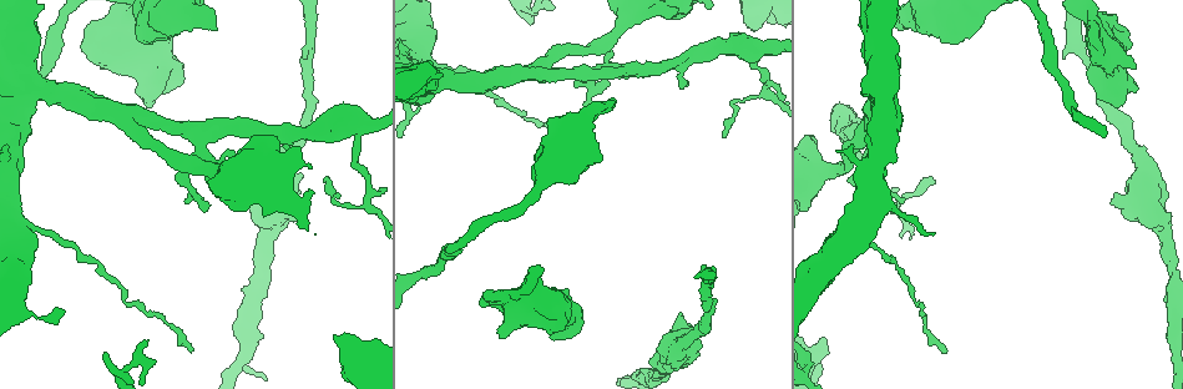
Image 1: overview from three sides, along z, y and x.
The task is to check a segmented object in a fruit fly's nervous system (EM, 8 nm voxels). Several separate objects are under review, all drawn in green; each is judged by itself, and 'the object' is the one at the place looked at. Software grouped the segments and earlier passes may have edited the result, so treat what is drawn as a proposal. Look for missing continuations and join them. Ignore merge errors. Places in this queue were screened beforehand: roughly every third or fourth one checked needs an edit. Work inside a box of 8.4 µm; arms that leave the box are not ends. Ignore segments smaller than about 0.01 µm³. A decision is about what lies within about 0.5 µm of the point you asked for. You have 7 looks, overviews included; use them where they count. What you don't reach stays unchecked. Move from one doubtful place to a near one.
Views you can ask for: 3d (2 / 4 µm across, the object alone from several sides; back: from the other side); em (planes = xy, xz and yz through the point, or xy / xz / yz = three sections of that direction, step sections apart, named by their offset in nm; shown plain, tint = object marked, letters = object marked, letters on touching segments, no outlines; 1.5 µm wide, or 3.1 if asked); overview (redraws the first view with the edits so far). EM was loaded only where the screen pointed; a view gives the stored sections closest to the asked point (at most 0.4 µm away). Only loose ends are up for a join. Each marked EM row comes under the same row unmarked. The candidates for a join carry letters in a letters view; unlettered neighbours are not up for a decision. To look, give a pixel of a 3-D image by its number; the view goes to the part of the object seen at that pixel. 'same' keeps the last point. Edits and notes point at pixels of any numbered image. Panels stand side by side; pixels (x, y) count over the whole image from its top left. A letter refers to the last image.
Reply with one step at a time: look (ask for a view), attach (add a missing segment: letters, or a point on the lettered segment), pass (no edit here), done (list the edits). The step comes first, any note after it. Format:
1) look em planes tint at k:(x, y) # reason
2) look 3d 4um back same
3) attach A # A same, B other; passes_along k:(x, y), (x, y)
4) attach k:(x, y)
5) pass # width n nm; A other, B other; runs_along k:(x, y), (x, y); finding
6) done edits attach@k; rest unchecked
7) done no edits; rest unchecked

look 3d 4um at 1:(502, 336) # stops while still wide

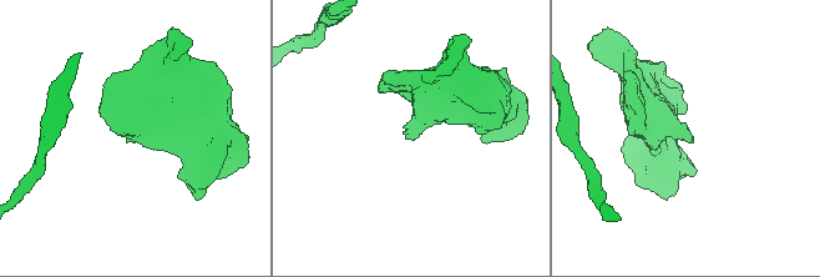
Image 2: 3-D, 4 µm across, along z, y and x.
look em planes letters at 2:(406, 135) # shape alone is not enough

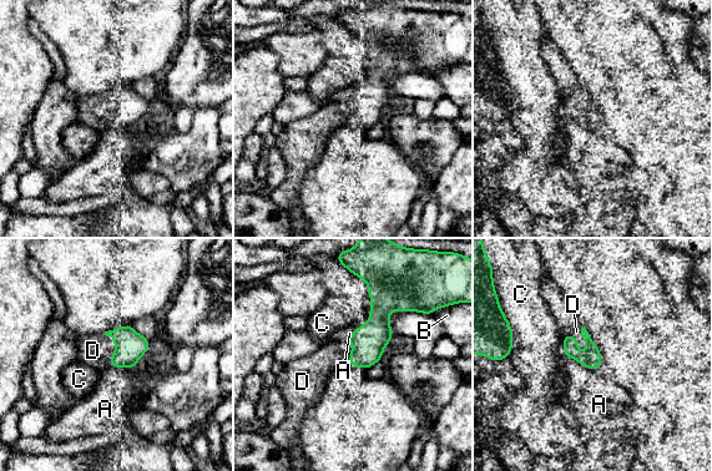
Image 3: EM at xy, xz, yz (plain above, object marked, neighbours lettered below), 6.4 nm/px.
attach D # A other, B other, C other, D same; it goes on there

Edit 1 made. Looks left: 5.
look 3d 4um at 1:(751, 27) # an open end

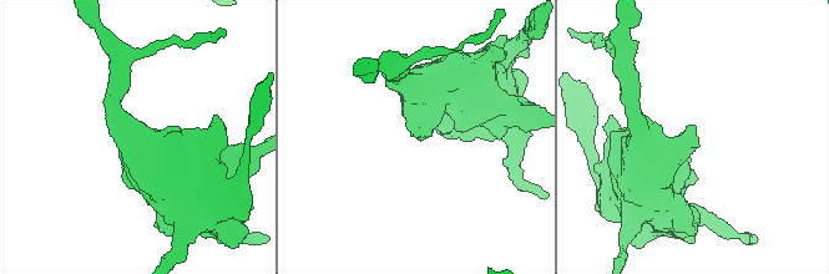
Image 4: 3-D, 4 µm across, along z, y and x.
look em planes letters at 4:(416, 137) # shape alone is not enough

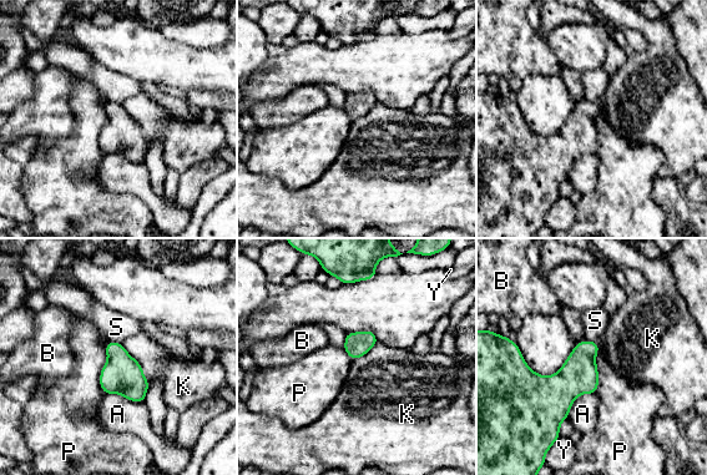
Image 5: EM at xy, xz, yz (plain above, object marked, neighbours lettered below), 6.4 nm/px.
pass # A other, B other, K other, P other, S other, Y other; no lettered segment goes on from it

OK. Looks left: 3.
look 3d 2um at 1:(612, 104) # branch stops here

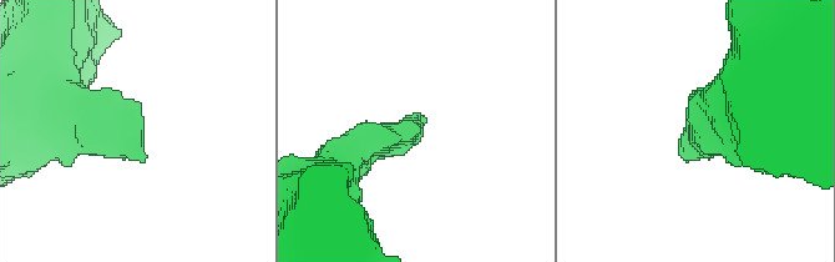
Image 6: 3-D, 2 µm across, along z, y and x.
look em planes letters at 6:(142, 160)

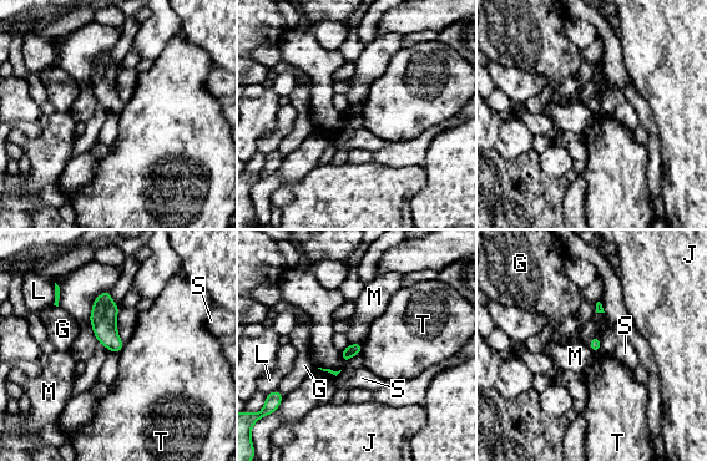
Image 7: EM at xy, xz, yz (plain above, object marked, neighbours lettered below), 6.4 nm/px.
pass # G other, J other, L other, M other, S other, T other; border 7:(362, 343), (359, 353); no lettered segment goes on from it

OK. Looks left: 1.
done edits attach@3; rest unchecked

